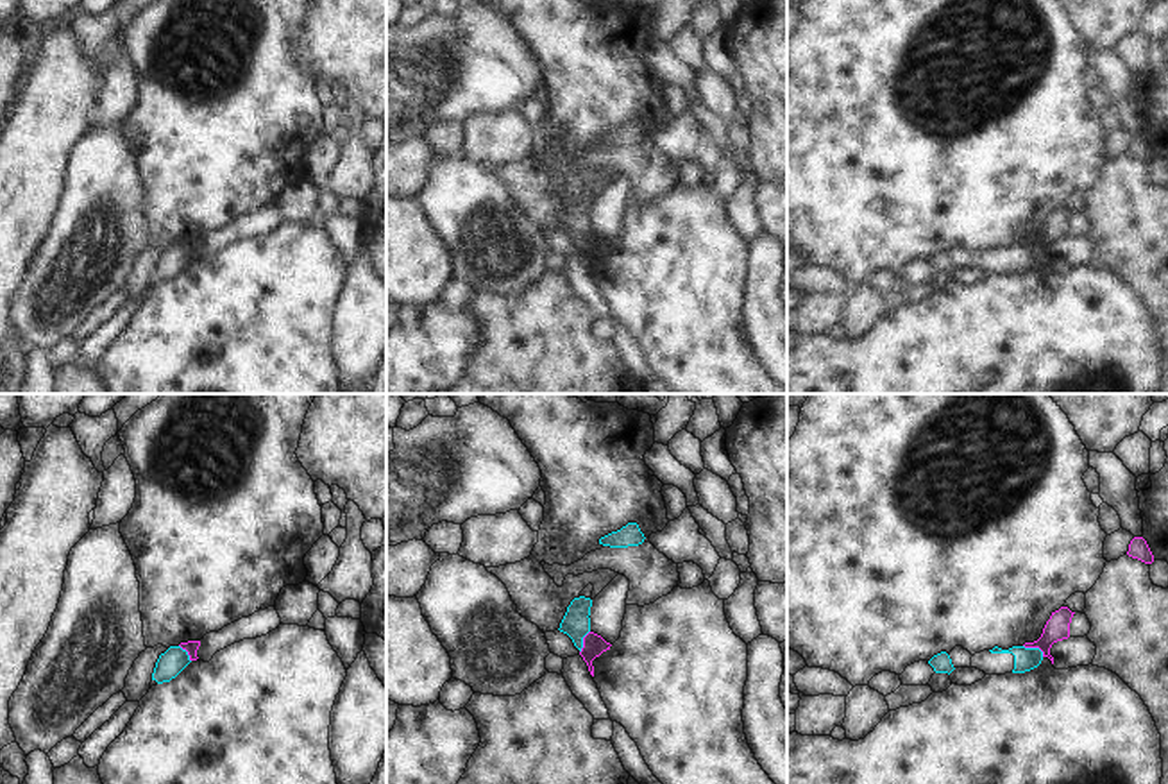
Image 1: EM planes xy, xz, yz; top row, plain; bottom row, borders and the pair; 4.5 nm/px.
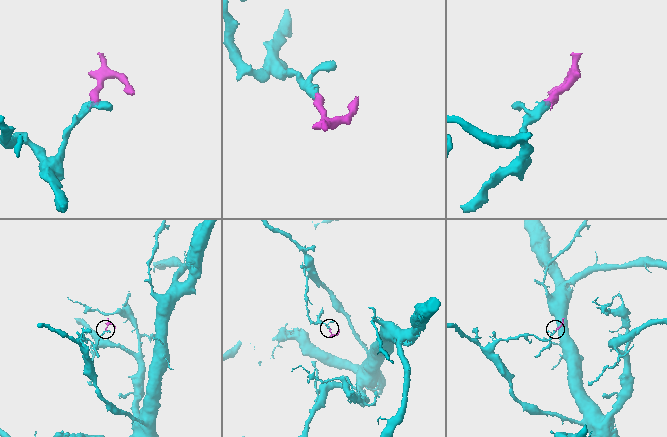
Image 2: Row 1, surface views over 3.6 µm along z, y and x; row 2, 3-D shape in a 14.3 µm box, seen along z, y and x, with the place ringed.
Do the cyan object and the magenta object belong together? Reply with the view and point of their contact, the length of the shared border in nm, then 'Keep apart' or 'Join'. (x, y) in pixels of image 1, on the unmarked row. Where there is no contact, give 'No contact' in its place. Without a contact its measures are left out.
Touches cyan at yz (1034, 247). Shared border 110 nm. Keep apart.

